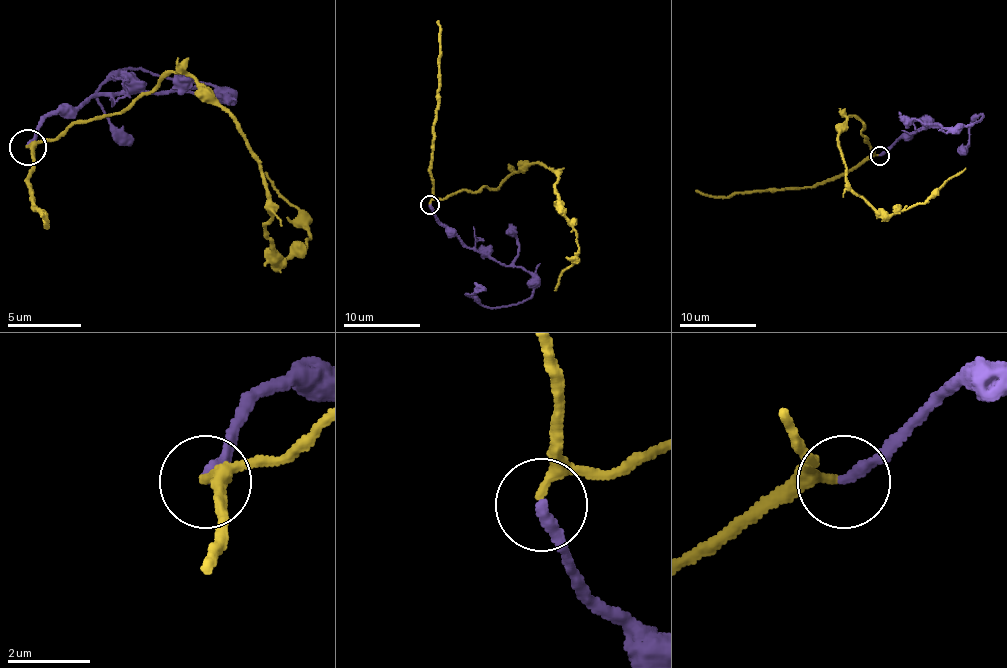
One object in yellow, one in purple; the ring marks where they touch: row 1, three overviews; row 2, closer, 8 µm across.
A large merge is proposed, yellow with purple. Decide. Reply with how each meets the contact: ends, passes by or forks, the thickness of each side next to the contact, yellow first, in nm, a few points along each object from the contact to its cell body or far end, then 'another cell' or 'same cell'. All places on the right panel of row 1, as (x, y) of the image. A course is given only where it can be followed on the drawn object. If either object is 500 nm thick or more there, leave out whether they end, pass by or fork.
yellow passes by; purple ends; calibres 200 and 280 nm; course yellow (878, 156), (861, 133), (863, 123), (849, 115), (838, 140), (851, 191), (890, 214), (922, 204), (965, 167); course purple (880, 156), (897, 138), (909, 138), (918, 129), (969, 125), (982, 115), (969, 127), (969, 144), (963, 154); same cell

